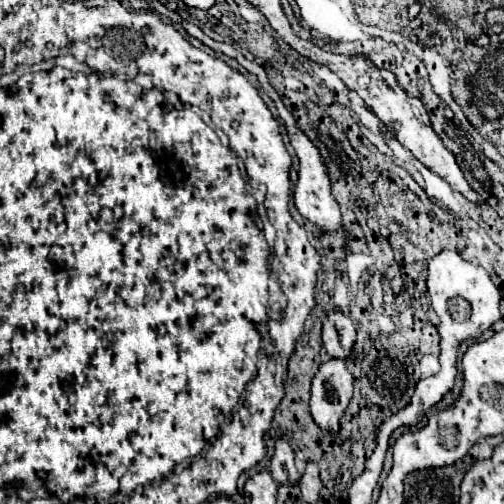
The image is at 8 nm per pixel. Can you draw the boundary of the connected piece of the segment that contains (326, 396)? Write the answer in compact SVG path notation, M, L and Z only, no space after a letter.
M327 360L319 366L311 386L311 416L327 432L337 432L345 408L353 396L353 376L343 360Z

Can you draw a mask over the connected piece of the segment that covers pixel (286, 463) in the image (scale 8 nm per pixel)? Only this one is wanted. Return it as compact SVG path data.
M277 440L275 444L275 454L271 458L271 476L275 482L285 486L299 484L299 472L293 464L293 450L285 440Z

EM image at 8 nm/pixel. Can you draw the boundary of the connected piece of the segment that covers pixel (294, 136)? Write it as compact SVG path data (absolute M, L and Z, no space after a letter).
M175 16L175 22L179 22L179 24L183 26L183 30L185 30L189 36L197 38L199 42L203 42L205 46L209 46L209 48L213 48L213 50L217 50L217 52L223 52L223 54L227 54L227 56L233 56L233 58L235 58L243 68L247 68L251 74L255 74L255 76L259 78L259 84L263 86L265 94L267 94L269 98L273 98L273 102L275 102L275 106L277 106L277 112L279 112L281 120L285 122L285 128L287 128L289 138L291 138L291 144L293 144L293 148L295 148L295 152L297 152L297 158L299 158L299 182L297 182L295 192L293 192L295 208L299 210L299 214L301 214L303 218L307 218L309 222L313 222L315 226L319 226L323 232L335 232L335 230L341 226L341 208L339 208L339 204L335 202L335 198L333 198L333 194L331 194L331 180L329 180L327 166L323 164L321 154L319 154L319 150L313 146L313 142L311 142L311 140L309 140L309 138L299 130L297 120L293 118L293 114L283 106L281 96L277 94L277 90L267 82L267 74L265 74L263 66L259 66L259 64L255 64L255 62L247 60L247 58L245 58L241 52L237 52L233 46L223 44L223 42L215 42L215 40L213 40L213 38L209 38L209 36L207 36L199 26L195 26L195 24L191 24L191 22L185 22L185 20L181 20L179 16Z

